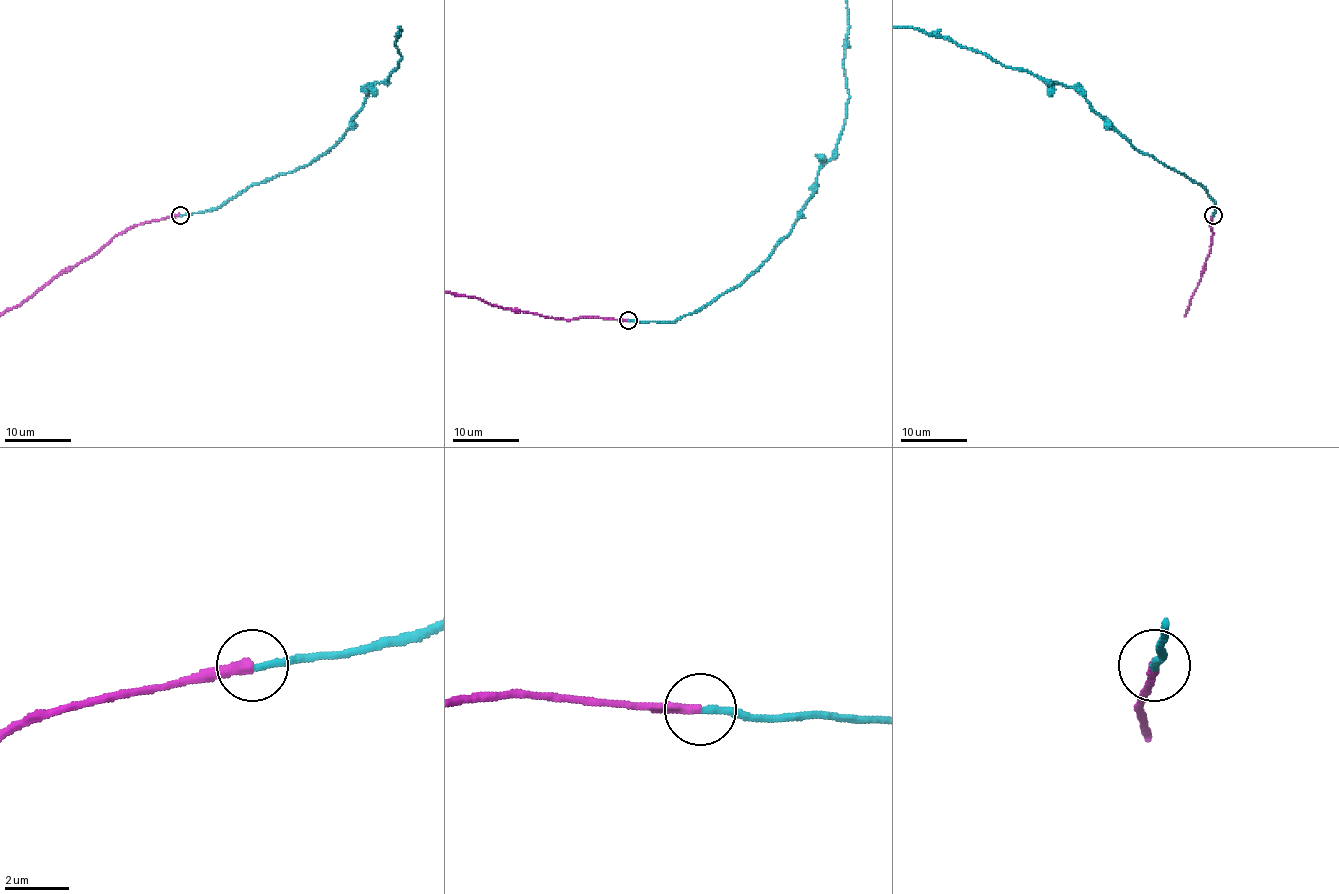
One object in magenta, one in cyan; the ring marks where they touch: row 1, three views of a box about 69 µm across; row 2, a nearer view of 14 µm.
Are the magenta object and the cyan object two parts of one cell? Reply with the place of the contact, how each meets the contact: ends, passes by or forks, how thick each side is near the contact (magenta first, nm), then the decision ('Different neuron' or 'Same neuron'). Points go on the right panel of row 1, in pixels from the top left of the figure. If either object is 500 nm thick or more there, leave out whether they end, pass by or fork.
Place: (1213, 215). At the ring magenta ends. At the ring cyan ends. Thickness 300 nm (magenta) against 220 nm. Same neuron

